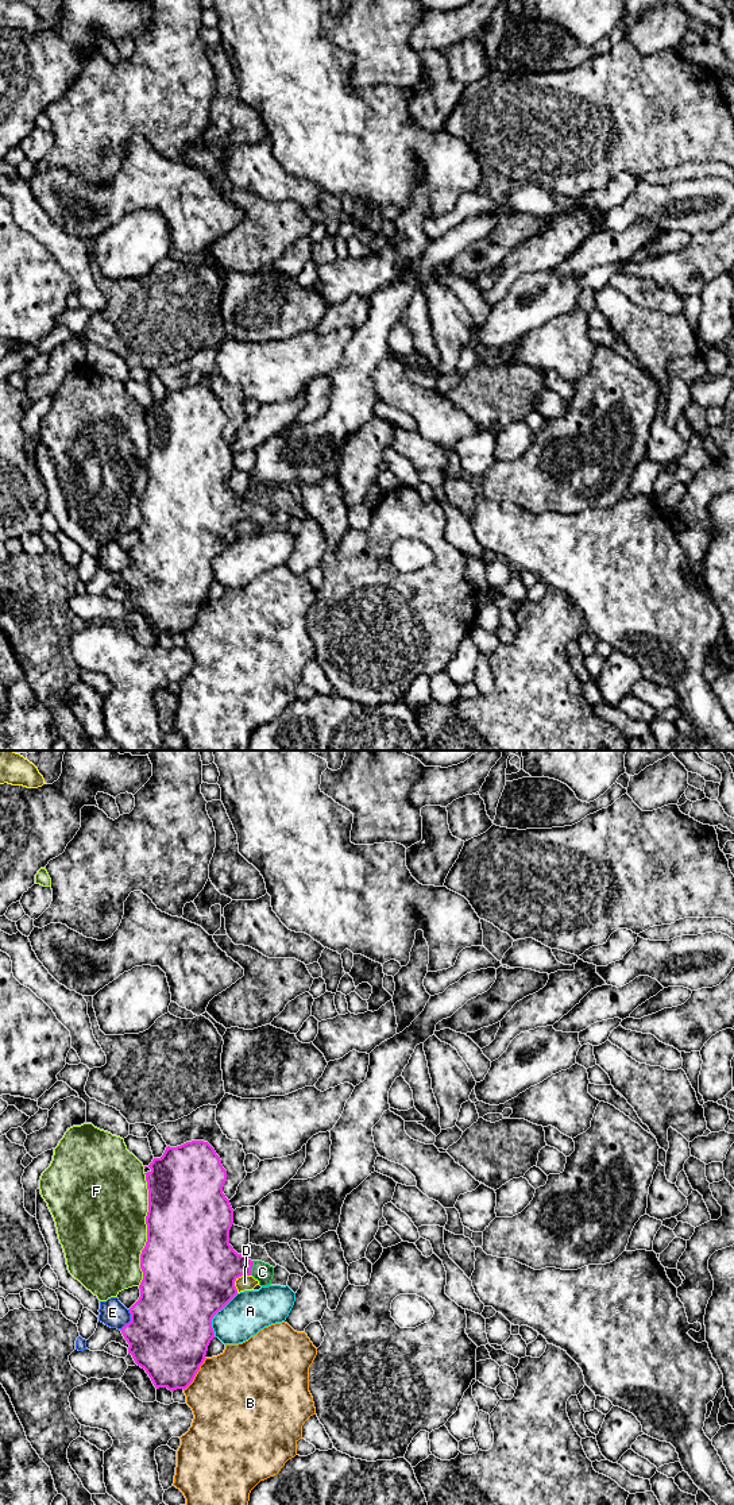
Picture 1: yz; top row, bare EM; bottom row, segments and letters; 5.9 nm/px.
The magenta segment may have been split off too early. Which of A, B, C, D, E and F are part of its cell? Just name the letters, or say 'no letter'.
C

